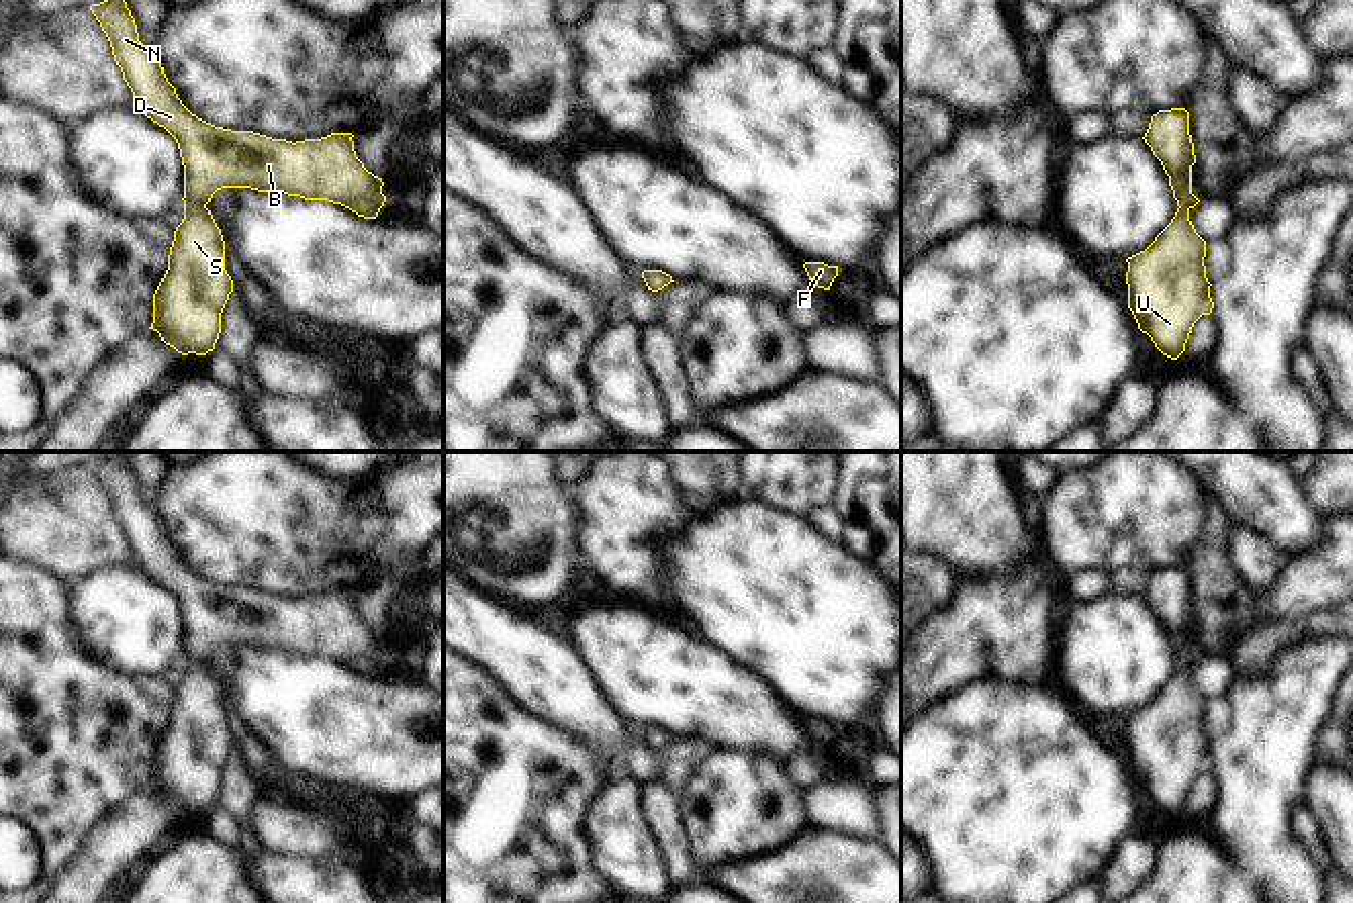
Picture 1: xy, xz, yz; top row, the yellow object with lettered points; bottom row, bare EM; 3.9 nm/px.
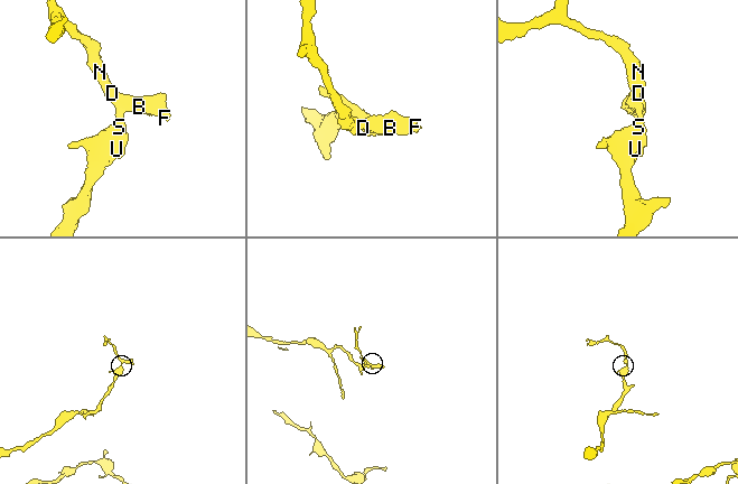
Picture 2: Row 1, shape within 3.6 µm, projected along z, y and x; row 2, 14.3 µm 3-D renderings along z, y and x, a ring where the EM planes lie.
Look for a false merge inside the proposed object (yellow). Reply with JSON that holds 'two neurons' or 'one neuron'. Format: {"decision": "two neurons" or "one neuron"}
{"decision": "one neuron"}

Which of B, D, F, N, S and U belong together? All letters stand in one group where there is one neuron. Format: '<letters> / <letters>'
B D F N S U

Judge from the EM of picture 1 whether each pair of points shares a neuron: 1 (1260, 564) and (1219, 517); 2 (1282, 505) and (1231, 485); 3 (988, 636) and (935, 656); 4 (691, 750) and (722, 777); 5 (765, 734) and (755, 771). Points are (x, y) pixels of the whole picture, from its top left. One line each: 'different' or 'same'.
1: different
2: same
3: same
4: different
5: different

